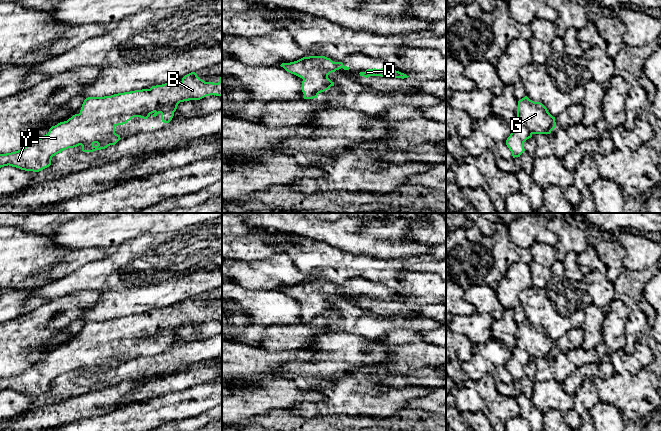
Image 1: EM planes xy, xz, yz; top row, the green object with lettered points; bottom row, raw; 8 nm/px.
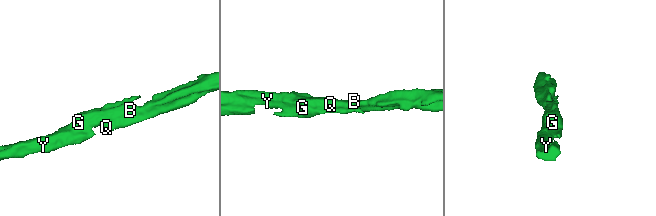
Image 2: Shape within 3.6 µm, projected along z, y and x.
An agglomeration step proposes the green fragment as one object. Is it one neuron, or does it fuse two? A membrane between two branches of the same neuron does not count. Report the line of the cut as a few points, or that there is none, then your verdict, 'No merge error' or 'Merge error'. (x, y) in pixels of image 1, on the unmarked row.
No split. No merge error

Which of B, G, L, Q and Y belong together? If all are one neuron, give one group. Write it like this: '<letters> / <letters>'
B G L Q Y

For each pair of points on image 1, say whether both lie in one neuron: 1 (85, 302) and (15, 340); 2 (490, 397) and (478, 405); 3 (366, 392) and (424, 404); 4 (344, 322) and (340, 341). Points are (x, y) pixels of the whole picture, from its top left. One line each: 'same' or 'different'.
1: same
2: different
3: different
4: different

